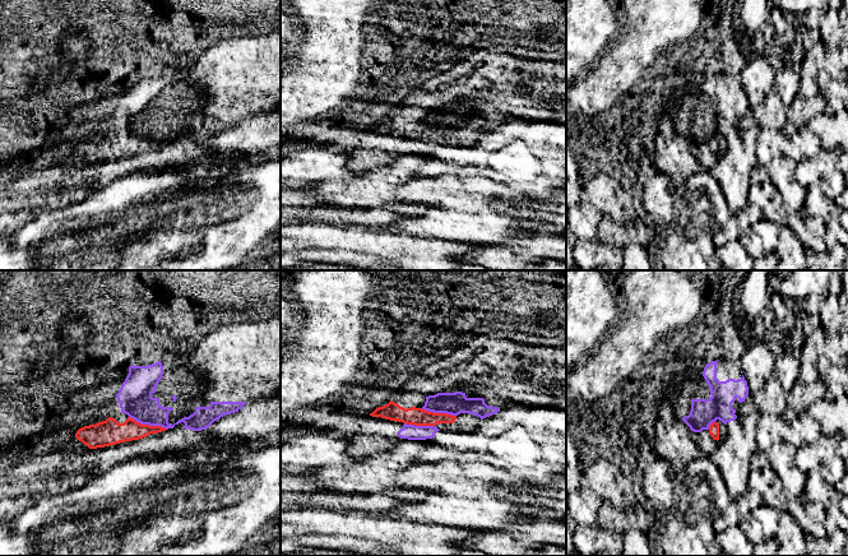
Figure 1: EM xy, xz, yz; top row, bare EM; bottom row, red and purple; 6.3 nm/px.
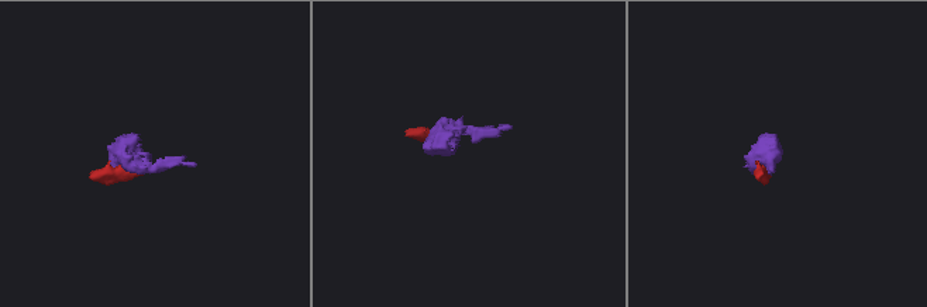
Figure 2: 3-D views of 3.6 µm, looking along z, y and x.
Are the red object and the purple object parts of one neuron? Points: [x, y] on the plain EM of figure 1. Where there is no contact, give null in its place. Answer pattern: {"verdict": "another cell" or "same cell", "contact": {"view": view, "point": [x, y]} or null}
{"verdict": "same cell", "contact": {"view": "xy", "point": [148, 139]}}

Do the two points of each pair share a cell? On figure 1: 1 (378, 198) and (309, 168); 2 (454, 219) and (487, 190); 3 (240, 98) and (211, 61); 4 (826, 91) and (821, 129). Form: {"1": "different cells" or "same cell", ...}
{"1": "different cells", "2": "different cells", "3": "same cell", "4": "same cell"}

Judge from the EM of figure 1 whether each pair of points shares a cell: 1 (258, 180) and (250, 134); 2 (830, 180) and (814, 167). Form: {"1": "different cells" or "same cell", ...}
{"1": "different cells", "2": "same cell"}

